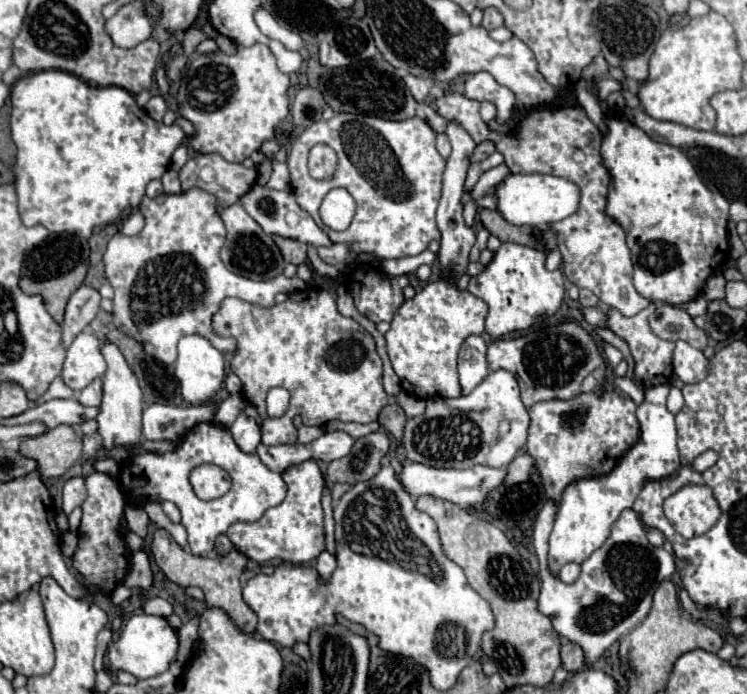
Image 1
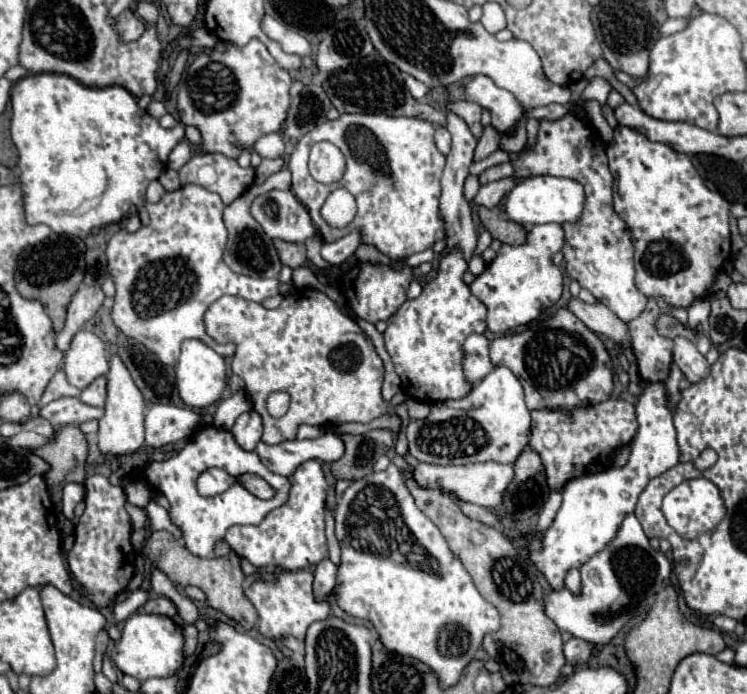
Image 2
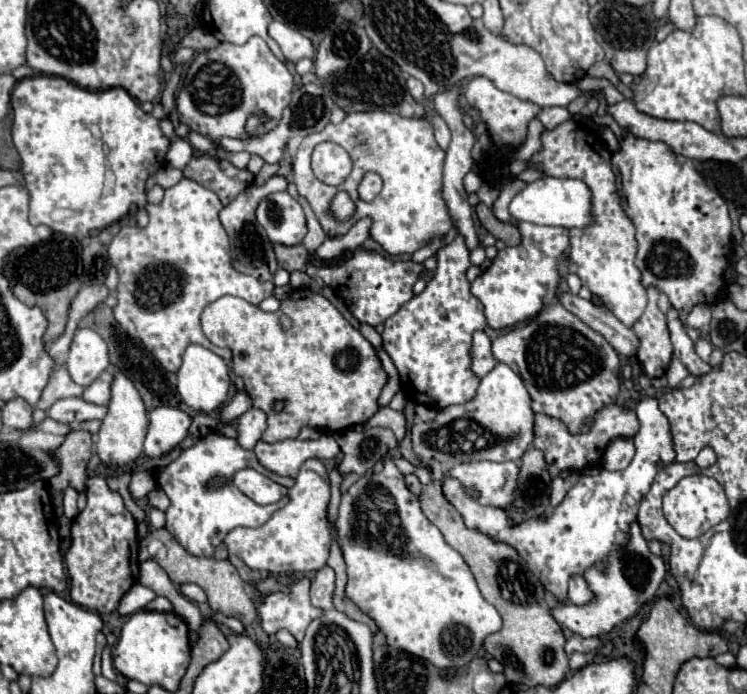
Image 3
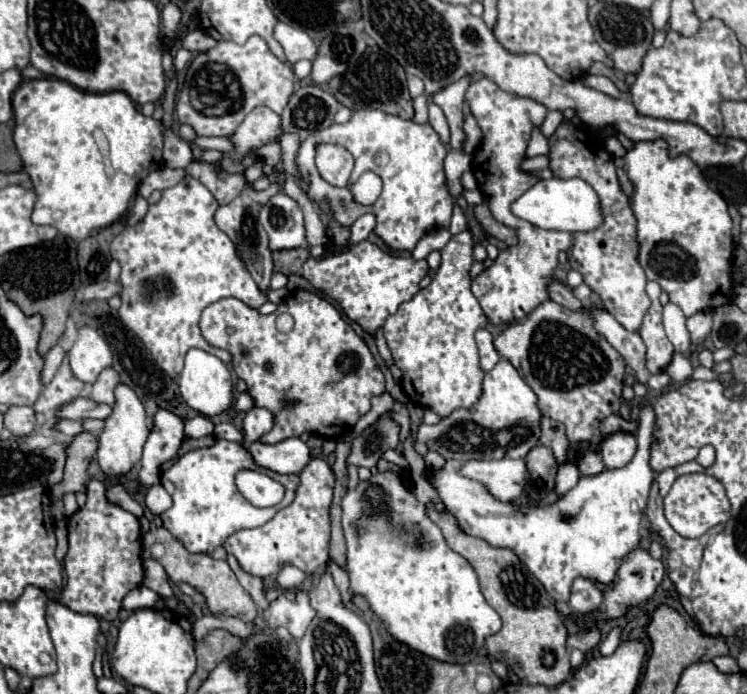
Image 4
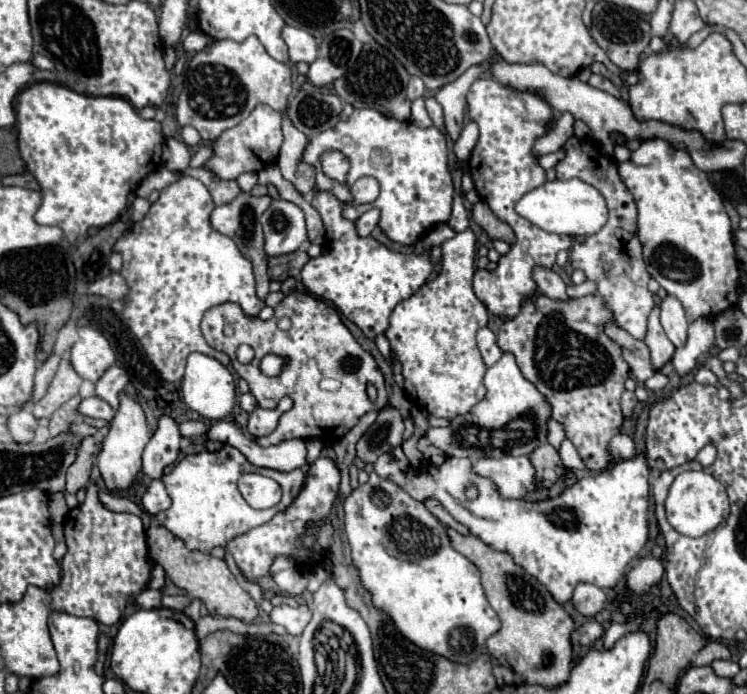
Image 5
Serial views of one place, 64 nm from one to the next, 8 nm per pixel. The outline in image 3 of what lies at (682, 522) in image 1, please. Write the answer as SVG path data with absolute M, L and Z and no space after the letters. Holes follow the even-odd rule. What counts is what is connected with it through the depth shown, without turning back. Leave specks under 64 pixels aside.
M692 474L692 476L682 478L676 484L676 496L672 496L672 490L664 496L664 516L682 538L702 536L706 530L726 520L728 514L730 514L730 506L728 506L724 488L714 478L704 476L704 474Z

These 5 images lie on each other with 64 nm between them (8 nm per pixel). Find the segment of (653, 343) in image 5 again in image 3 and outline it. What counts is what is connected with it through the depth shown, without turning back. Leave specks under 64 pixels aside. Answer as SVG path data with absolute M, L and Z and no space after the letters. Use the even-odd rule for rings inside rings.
M648 286L648 306L642 318L634 324L634 334L640 338L638 360L648 376L662 376L672 360L672 342L666 328L666 316L658 308L658 290Z

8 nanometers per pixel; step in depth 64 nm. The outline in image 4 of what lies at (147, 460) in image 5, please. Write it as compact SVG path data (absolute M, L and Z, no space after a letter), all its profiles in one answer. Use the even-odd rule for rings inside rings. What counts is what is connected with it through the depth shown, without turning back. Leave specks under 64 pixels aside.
M158 410L154 428L146 440L140 468L140 482L152 486L160 482L160 466L172 460L184 440L184 420L168 410Z

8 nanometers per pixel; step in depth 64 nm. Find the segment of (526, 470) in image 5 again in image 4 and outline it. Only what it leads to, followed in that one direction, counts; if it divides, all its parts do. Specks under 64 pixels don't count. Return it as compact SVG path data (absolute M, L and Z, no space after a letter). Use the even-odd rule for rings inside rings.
M500 458L500 460L472 460L462 466L466 478L482 482L492 496L500 502L514 502L524 492L524 482L528 480L526 460Z

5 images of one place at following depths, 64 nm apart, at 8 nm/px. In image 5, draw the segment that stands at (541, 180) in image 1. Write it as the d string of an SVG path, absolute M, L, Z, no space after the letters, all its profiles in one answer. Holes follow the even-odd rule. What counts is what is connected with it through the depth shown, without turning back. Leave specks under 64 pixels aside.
M554 180L538 186L536 190L528 192L516 204L516 212L530 220L532 224L540 226L546 232L566 234L566 236L590 236L596 234L608 220L608 208L604 196L590 184L582 180Z

